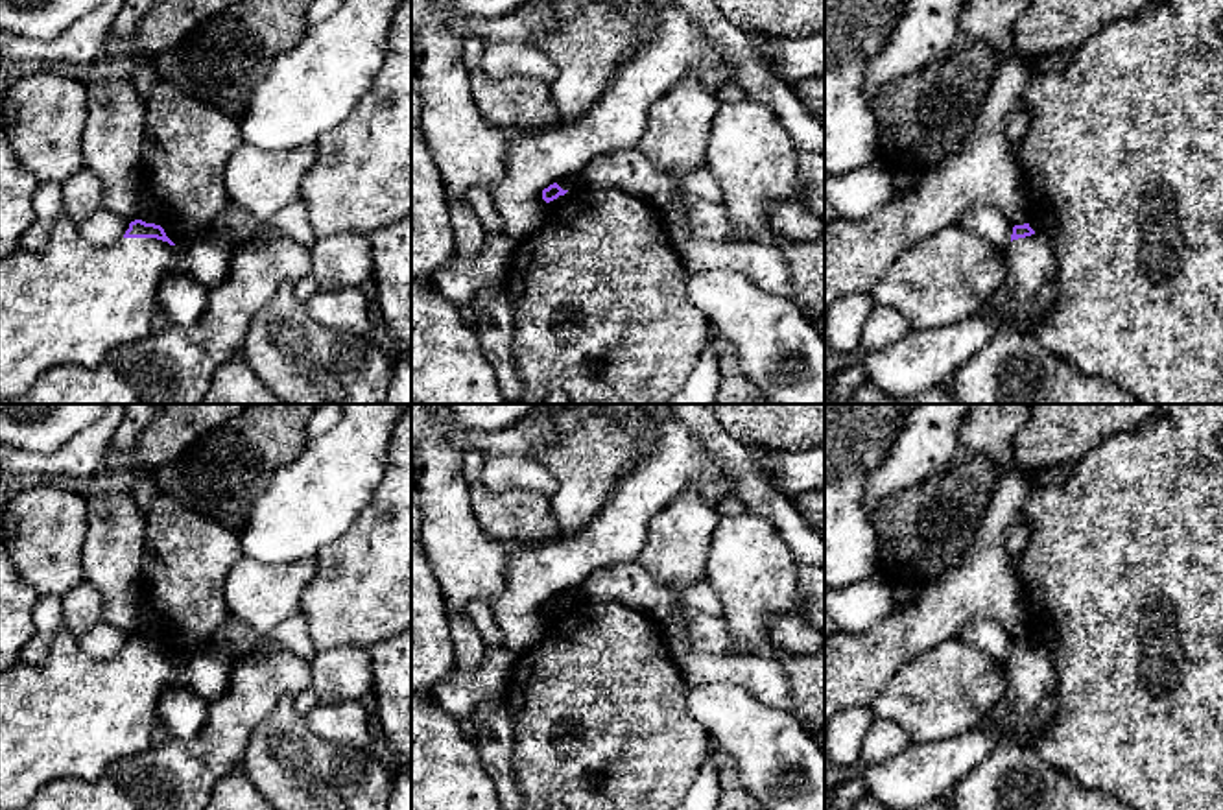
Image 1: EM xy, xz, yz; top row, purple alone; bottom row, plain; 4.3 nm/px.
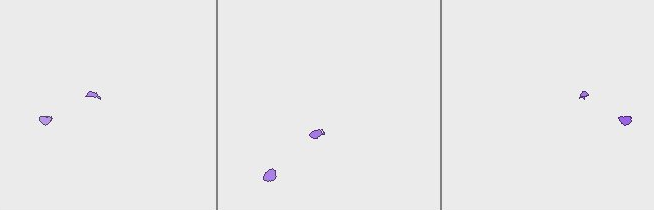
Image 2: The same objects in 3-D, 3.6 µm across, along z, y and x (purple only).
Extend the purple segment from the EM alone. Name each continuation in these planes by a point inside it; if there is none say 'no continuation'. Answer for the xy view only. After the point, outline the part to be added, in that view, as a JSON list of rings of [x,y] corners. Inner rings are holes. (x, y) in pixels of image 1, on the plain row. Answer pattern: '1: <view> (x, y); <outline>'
1: xy (72, 716); [[[68,631],[53,637],[48,661],[41,666],[15,662],[0,672],[0,810],[18,810],[52,780],[100,779],[118,758],[149,749],[159,736],[159,699],[170,686],[184,686],[207,703],[225,694],[231,681],[231,657],[207,646],[184,659],[170,659],[157,651],[122,651],[111,661],[94,661],[81,640]]]

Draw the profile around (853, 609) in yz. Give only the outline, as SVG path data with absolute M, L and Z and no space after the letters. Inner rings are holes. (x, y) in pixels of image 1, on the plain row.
M876 576L843 589L825 589L825 611L837 631L861 633L896 611L893 587Z

